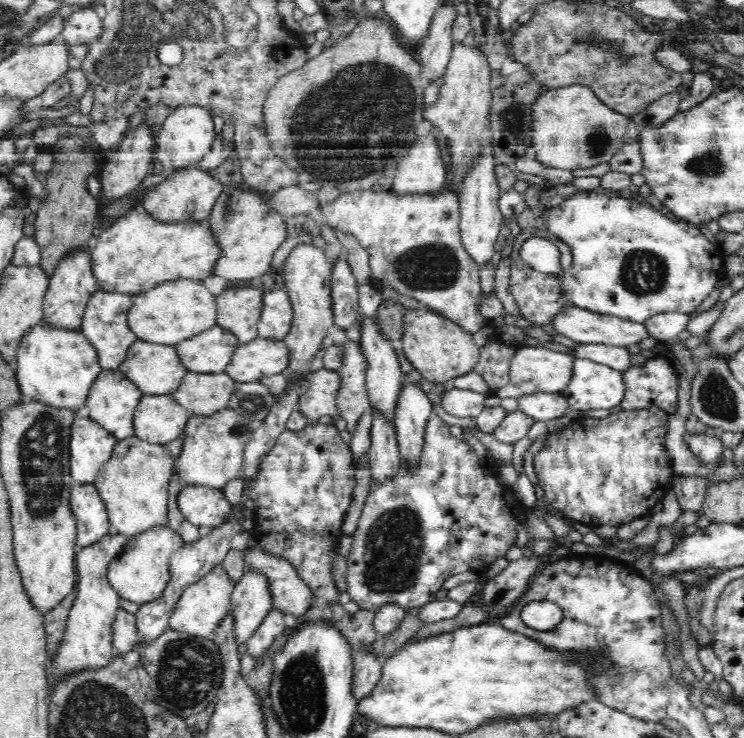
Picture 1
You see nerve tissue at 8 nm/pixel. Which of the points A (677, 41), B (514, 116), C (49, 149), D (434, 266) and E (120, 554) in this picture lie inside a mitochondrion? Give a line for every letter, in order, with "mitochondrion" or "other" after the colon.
A: other
B: mitochondrion
C: other
D: mitochondrion
E: other

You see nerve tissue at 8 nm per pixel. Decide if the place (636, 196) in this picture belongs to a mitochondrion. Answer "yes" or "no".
no

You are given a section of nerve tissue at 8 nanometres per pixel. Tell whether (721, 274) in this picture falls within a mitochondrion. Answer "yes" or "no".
no

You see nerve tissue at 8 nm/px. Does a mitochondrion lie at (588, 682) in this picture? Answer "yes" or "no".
no

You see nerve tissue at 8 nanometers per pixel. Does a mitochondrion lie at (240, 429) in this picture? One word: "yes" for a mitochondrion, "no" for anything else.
yes

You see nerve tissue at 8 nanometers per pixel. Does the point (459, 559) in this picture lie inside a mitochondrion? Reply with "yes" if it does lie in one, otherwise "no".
no

